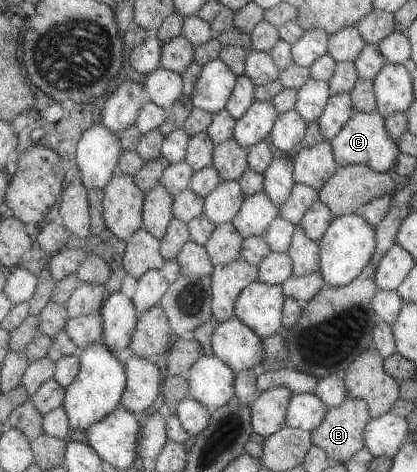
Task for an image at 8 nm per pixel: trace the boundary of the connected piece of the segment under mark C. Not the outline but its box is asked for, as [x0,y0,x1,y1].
[329,111,399,172]

